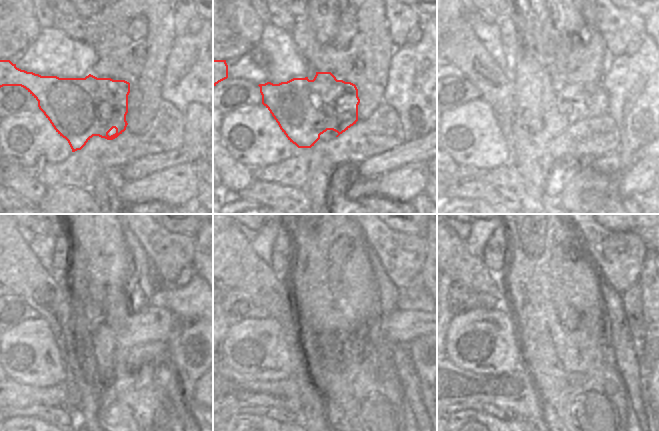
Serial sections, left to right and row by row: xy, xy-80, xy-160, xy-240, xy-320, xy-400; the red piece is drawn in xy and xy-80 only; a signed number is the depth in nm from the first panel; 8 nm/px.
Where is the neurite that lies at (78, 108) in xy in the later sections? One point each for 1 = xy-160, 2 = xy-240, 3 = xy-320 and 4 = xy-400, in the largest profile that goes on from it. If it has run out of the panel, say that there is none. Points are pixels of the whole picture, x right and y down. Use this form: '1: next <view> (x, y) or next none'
1: next xy-160 (569, 103)
2: next xy-240 (133, 325)
3: next xy-320 (401, 327)
4: next xy-400 (640, 331)

